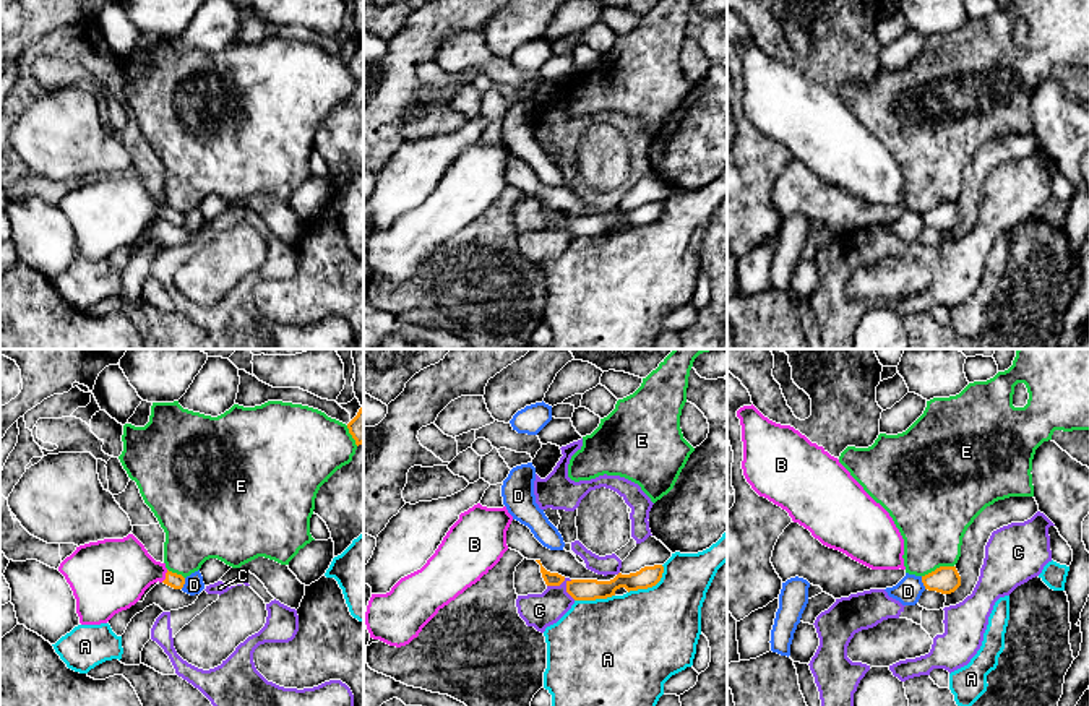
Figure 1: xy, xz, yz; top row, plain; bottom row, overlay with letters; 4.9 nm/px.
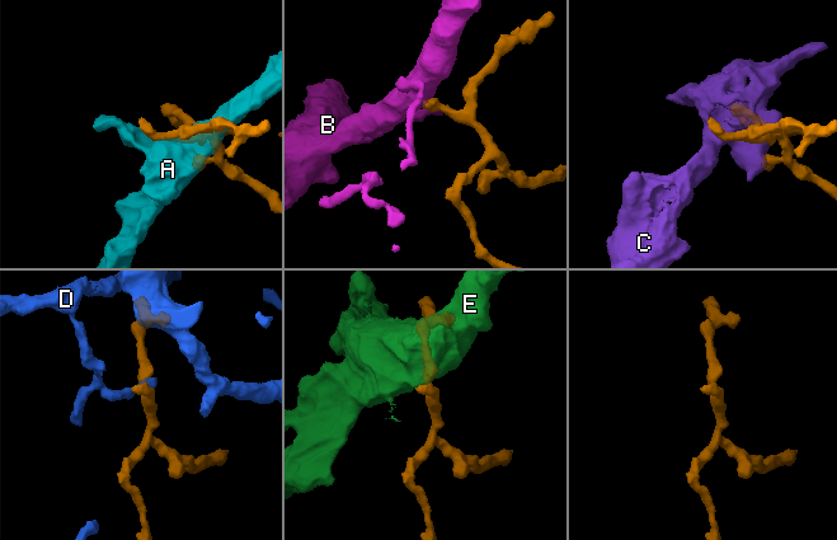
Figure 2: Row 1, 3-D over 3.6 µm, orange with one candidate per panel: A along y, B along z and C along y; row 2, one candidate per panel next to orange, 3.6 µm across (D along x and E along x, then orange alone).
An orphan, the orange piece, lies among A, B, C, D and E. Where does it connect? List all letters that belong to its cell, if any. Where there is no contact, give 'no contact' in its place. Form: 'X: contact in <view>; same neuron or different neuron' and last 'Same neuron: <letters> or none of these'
A: contact in xz; different neuron
B: contact in xy; same neuron
C: contact in xz; different neuron
D: contact in yz; different neuron
E: contact in yz; different neuron
Same neuron: B

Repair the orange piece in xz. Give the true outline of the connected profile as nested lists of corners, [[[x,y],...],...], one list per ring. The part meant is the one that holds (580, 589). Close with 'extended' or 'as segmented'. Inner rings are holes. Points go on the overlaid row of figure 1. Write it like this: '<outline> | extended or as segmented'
[[[662,565],[644,566],[636,573],[622,575],[618,573],[610,581],[597,581],[597,579],[571,579],[566,581],[566,592],[575,601],[596,601],[607,599],[615,596],[615,591],[625,588],[630,591],[648,589],[656,586],[664,573]]] | as segmented

